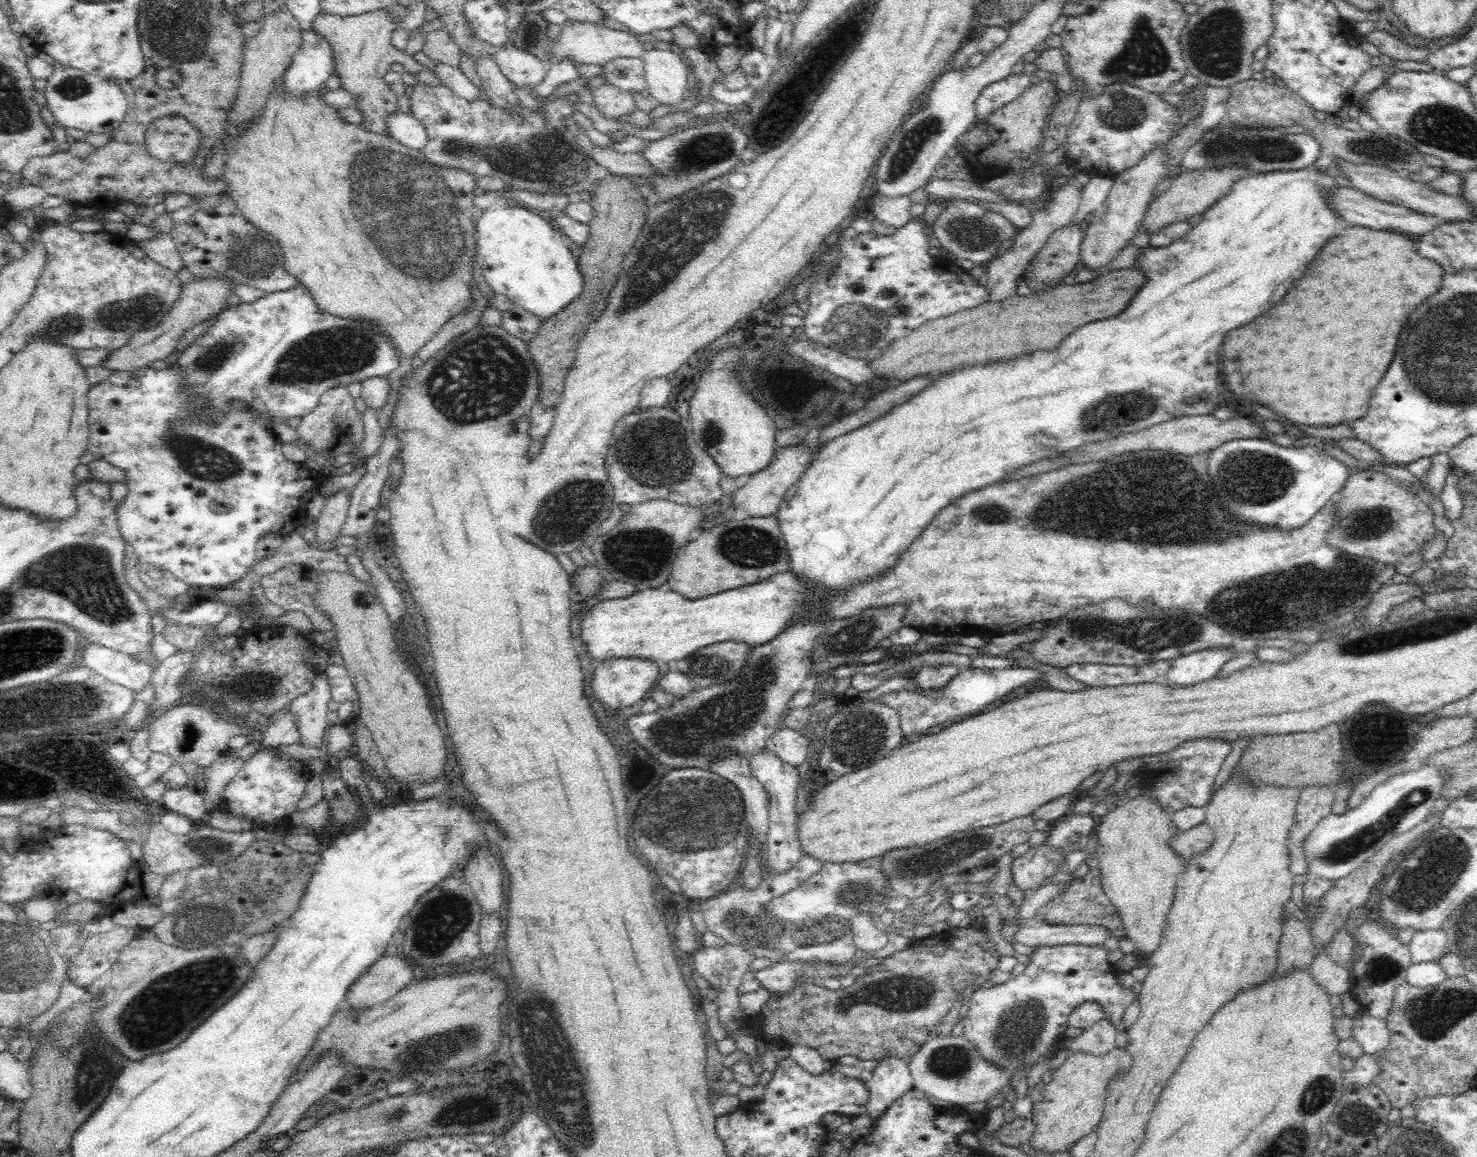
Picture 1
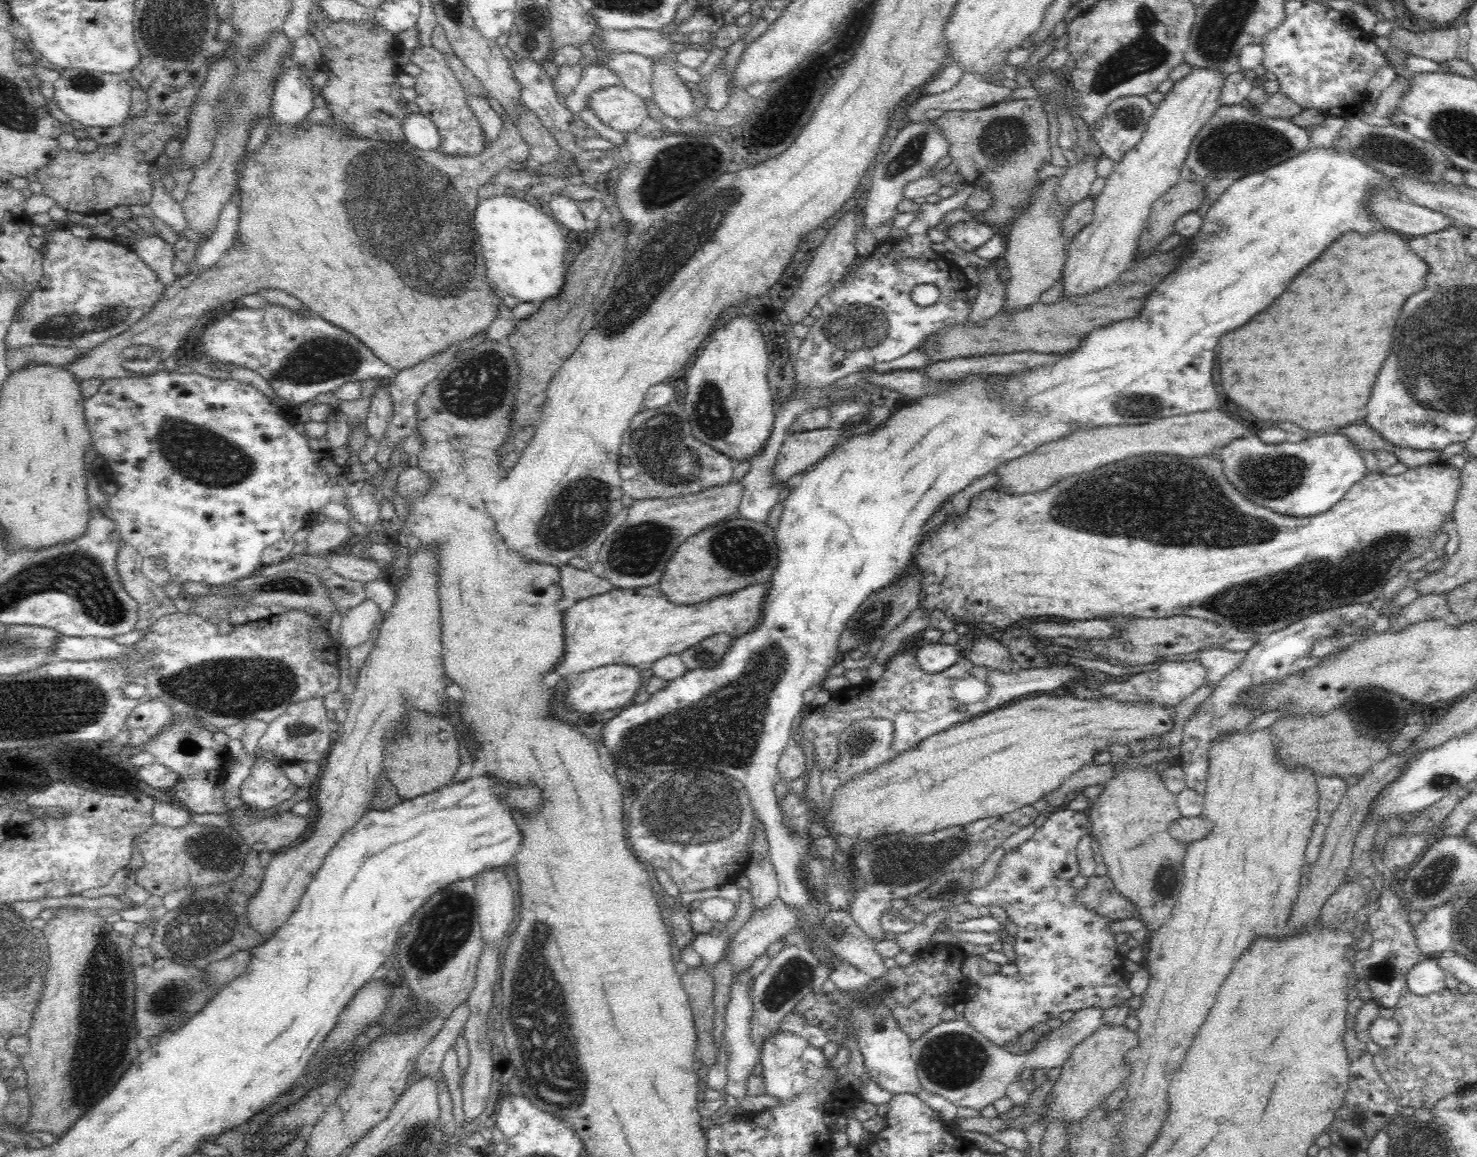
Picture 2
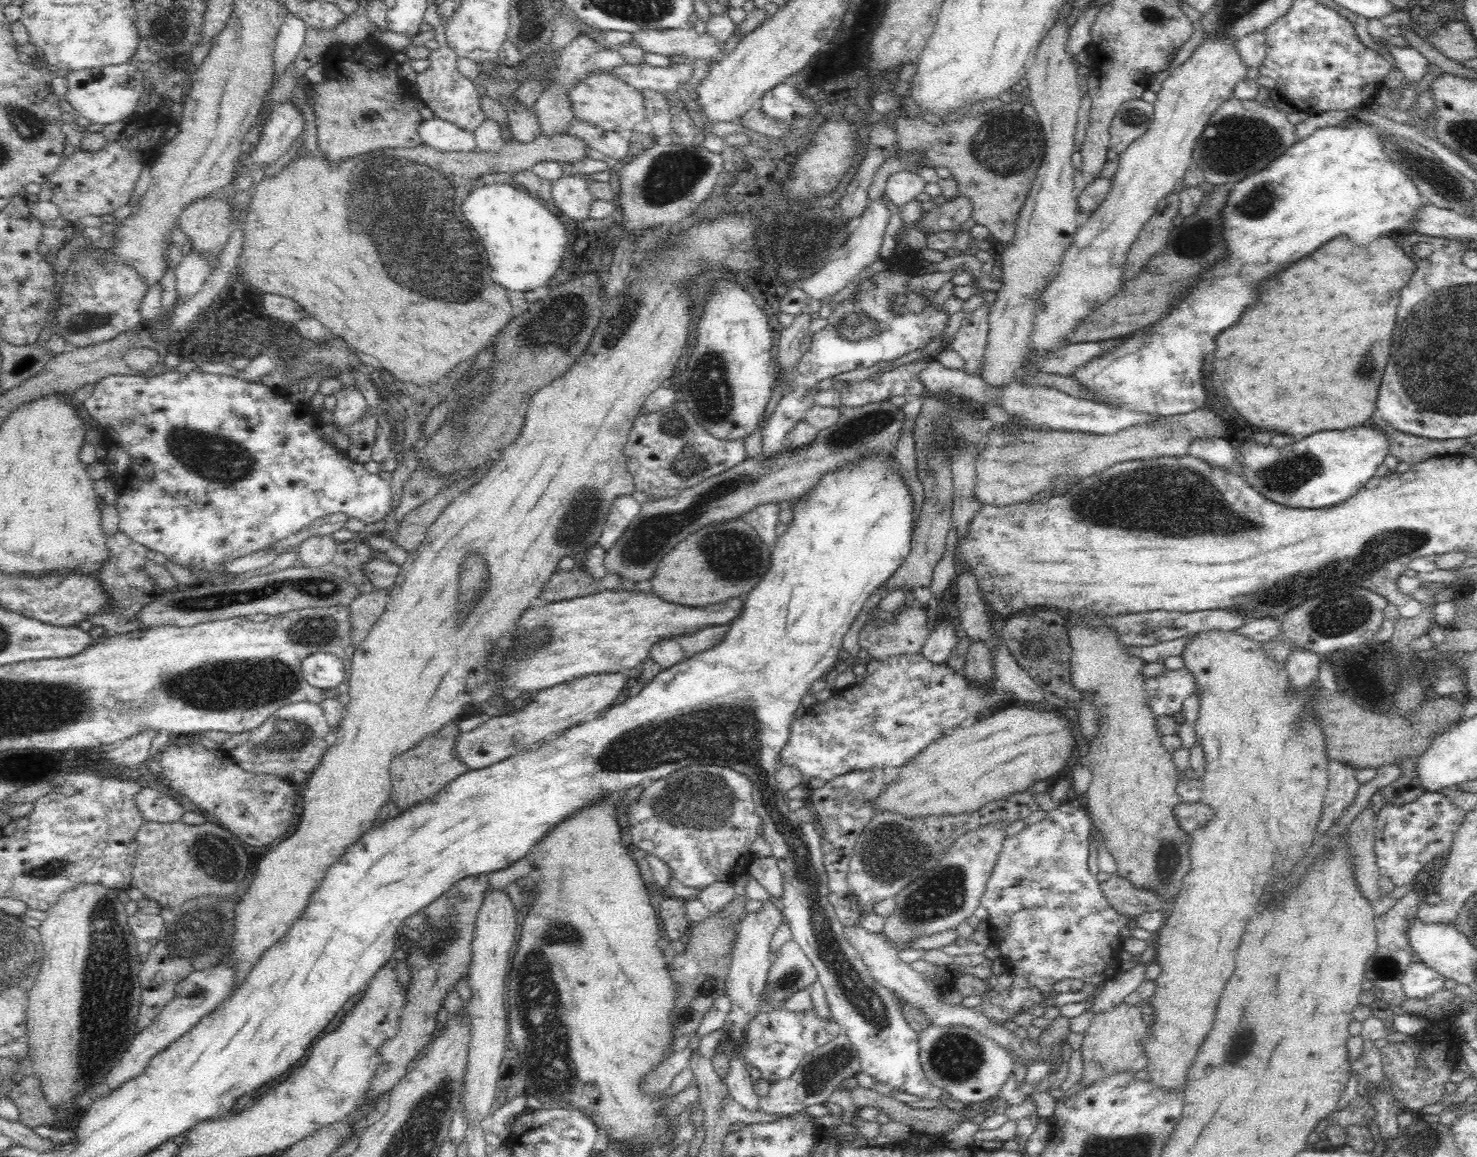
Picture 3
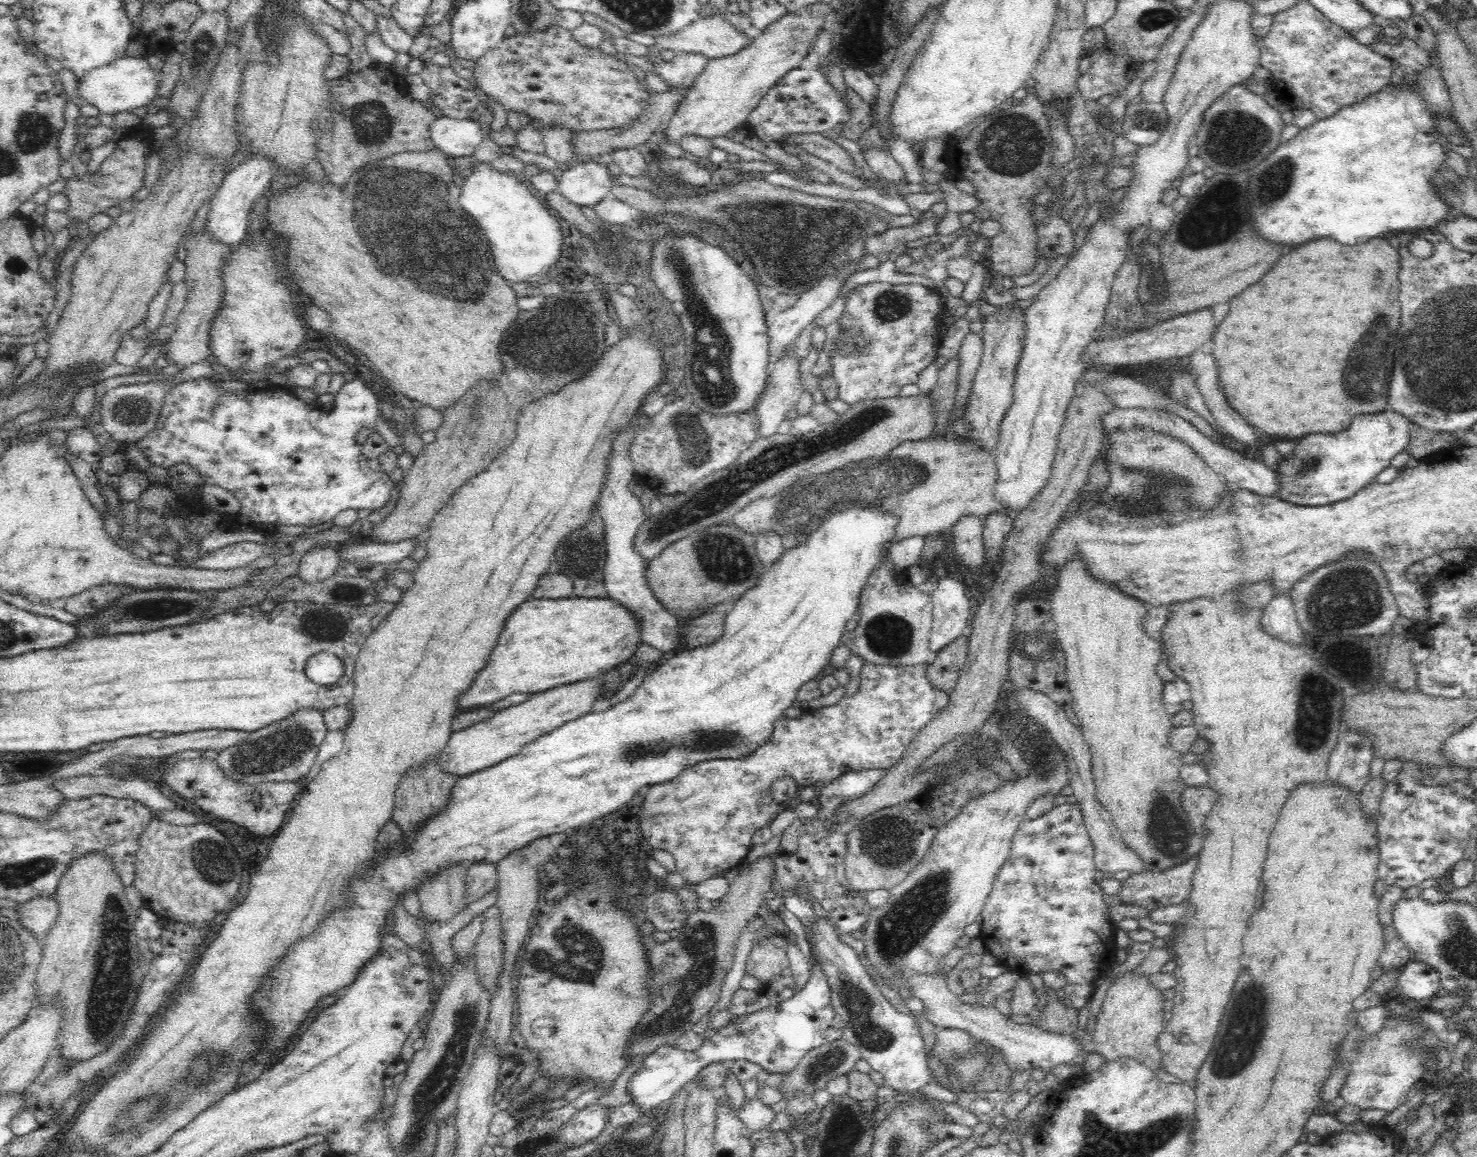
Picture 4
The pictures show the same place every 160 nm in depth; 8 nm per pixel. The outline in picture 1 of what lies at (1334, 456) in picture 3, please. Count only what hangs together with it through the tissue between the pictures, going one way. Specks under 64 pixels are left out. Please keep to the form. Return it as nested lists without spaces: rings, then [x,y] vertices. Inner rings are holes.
[[[1268,438],[1227,440],[1205,455],[1221,504],[1240,520],[1292,530],[1304,526],[1341,491],[1350,467],[1314,445],[1280,446]]]

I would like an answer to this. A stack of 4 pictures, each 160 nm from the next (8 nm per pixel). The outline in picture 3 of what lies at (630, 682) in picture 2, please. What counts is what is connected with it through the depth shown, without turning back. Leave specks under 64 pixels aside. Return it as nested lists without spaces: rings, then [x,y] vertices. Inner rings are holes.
[[[623,672],[604,673],[584,676],[540,690],[532,694],[522,708],[509,714],[491,717],[472,730],[461,732],[452,751],[468,770],[478,770],[496,764],[528,748],[532,743],[542,741],[549,734],[564,731],[596,716],[600,710],[607,710],[611,701],[622,692],[627,680],[628,676]]]

